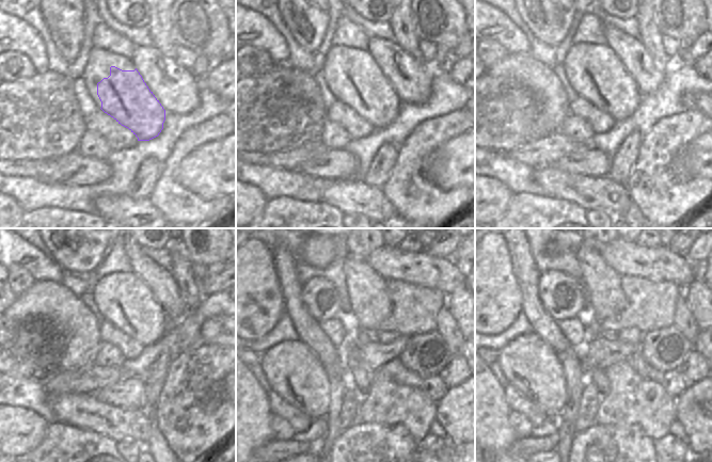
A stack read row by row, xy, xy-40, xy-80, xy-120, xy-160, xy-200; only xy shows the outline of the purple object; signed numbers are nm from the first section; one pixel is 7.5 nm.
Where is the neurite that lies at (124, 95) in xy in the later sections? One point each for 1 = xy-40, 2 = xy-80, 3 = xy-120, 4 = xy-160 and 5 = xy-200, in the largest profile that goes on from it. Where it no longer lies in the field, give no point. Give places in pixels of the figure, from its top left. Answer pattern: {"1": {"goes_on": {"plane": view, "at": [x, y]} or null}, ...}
{"1": {"goes_on": {"plane": "xy-40", "at": [369, 93]}}, "2": {"goes_on": {"plane": "xy-80", "at": [616, 93]}}, "3": {"goes_on": {"plane": "xy-120", "at": [147, 325]}}, "4": {"goes_on": {"plane": "xy-160", "at": [365, 321]}}, "5": {"goes_on": {"plane": "xy-200", "at": [600, 315]}}}

